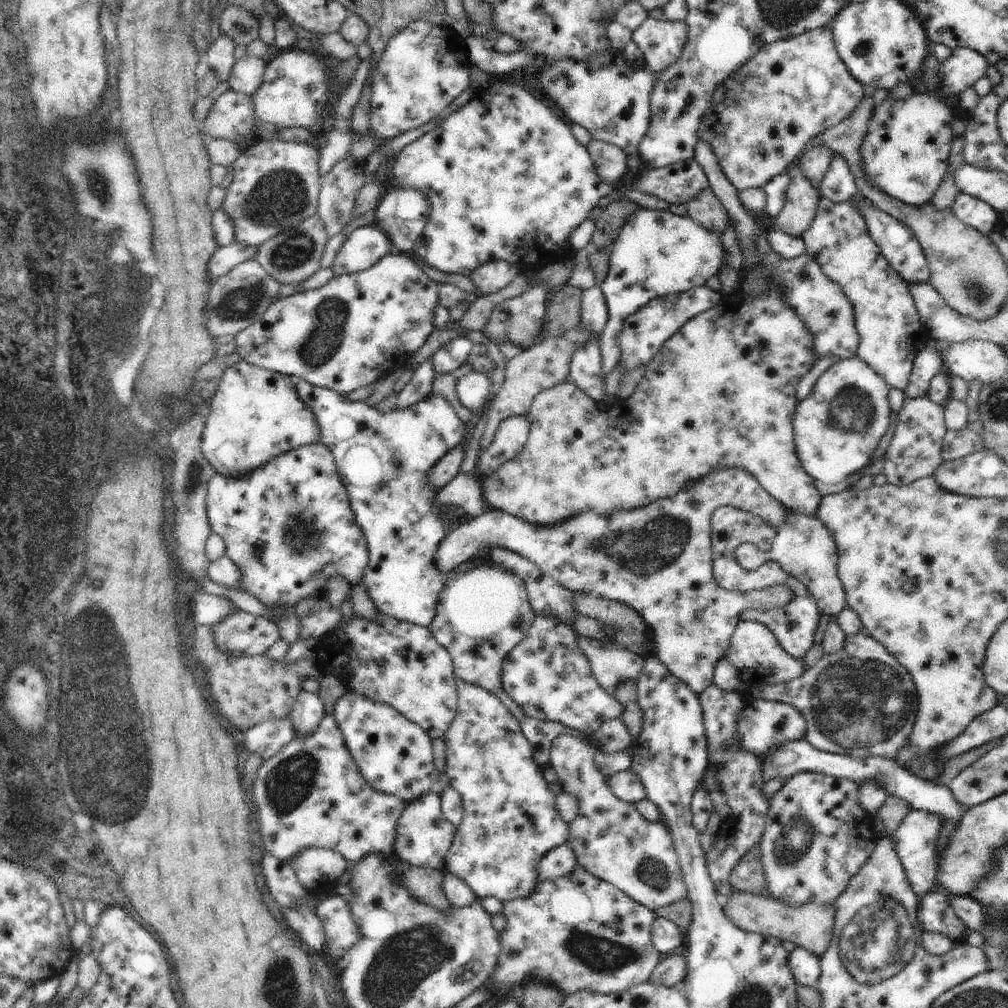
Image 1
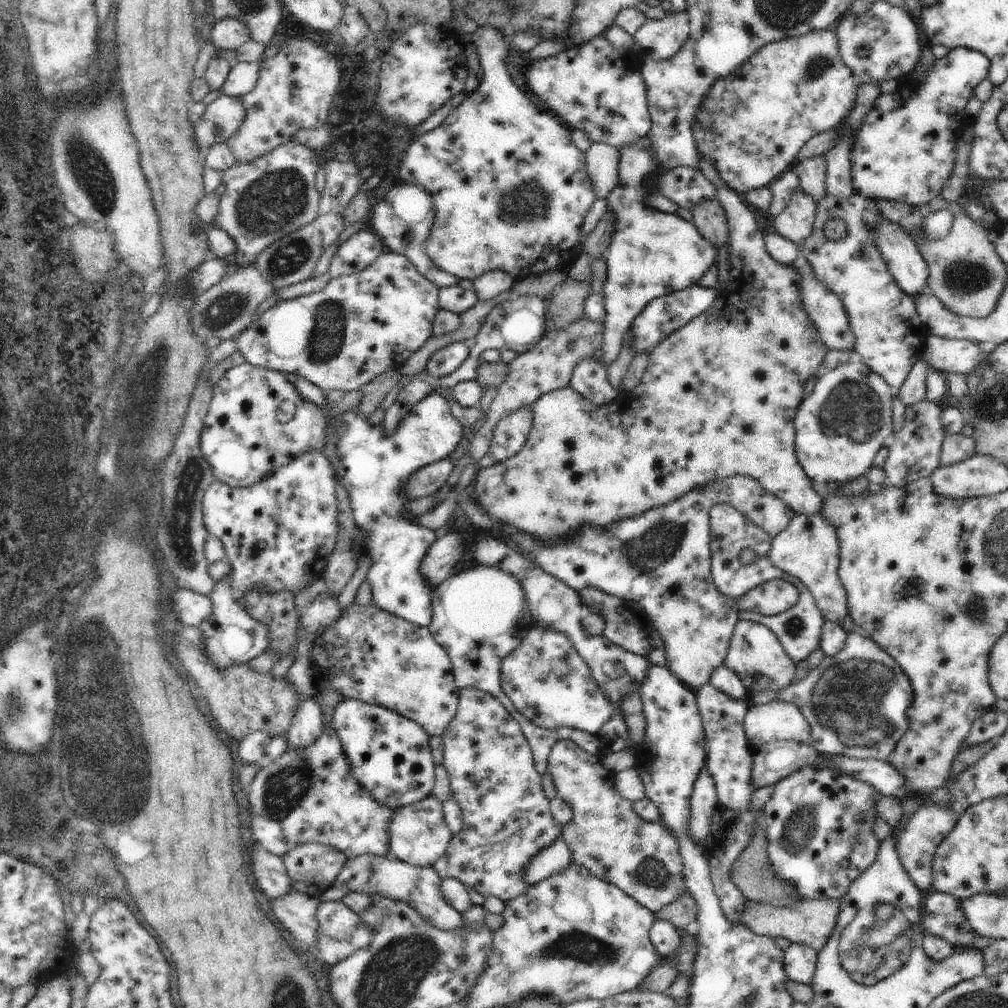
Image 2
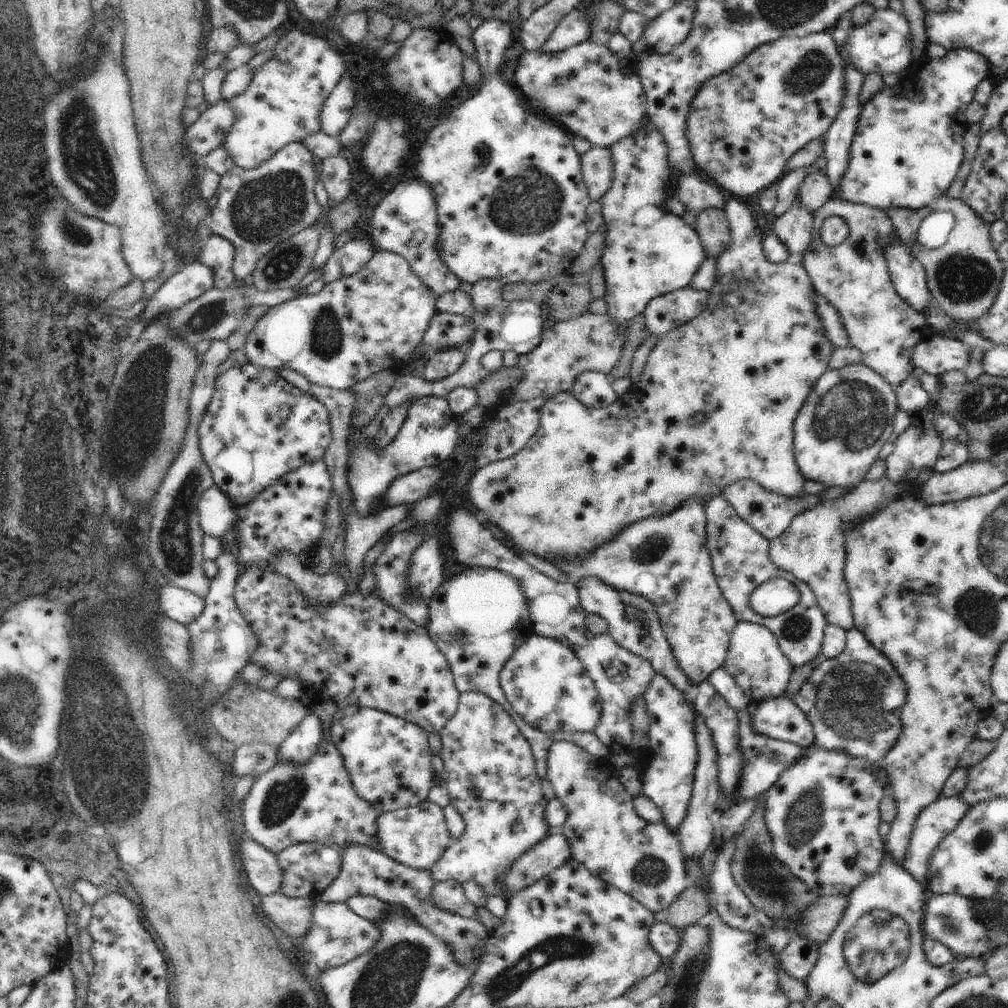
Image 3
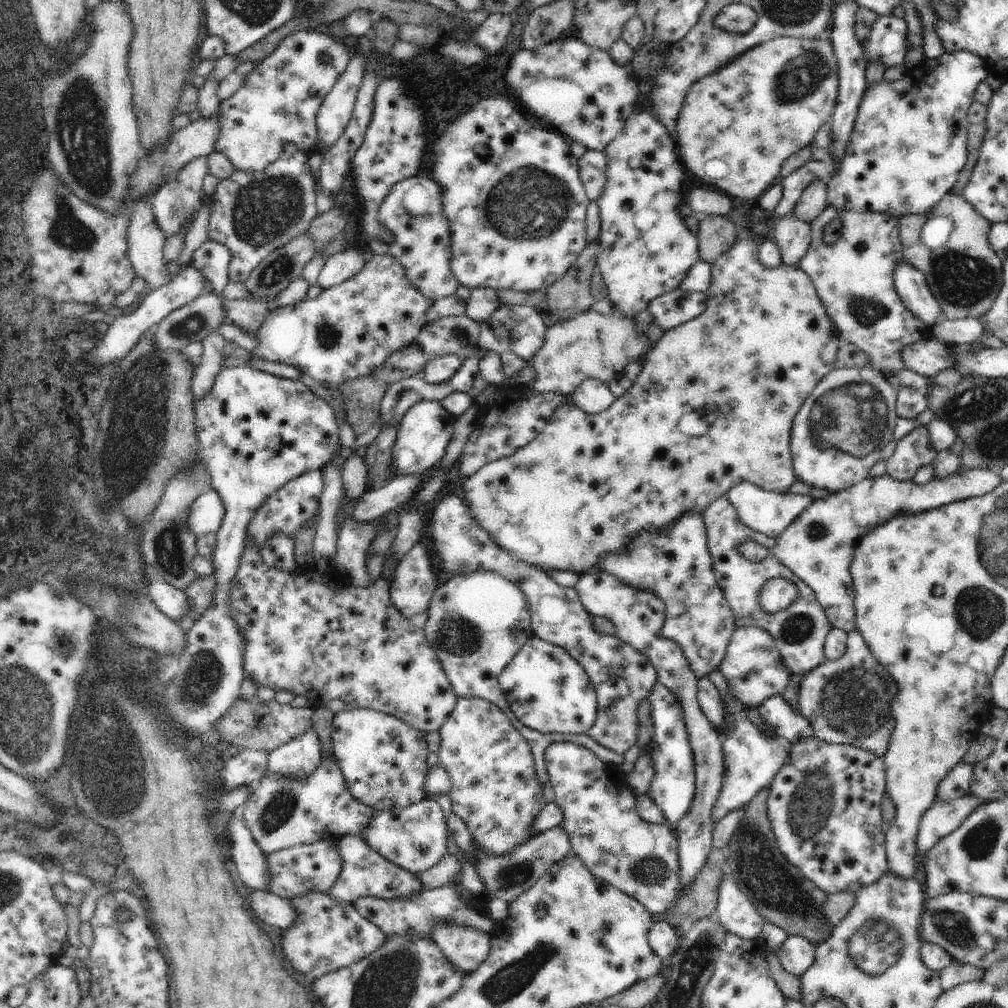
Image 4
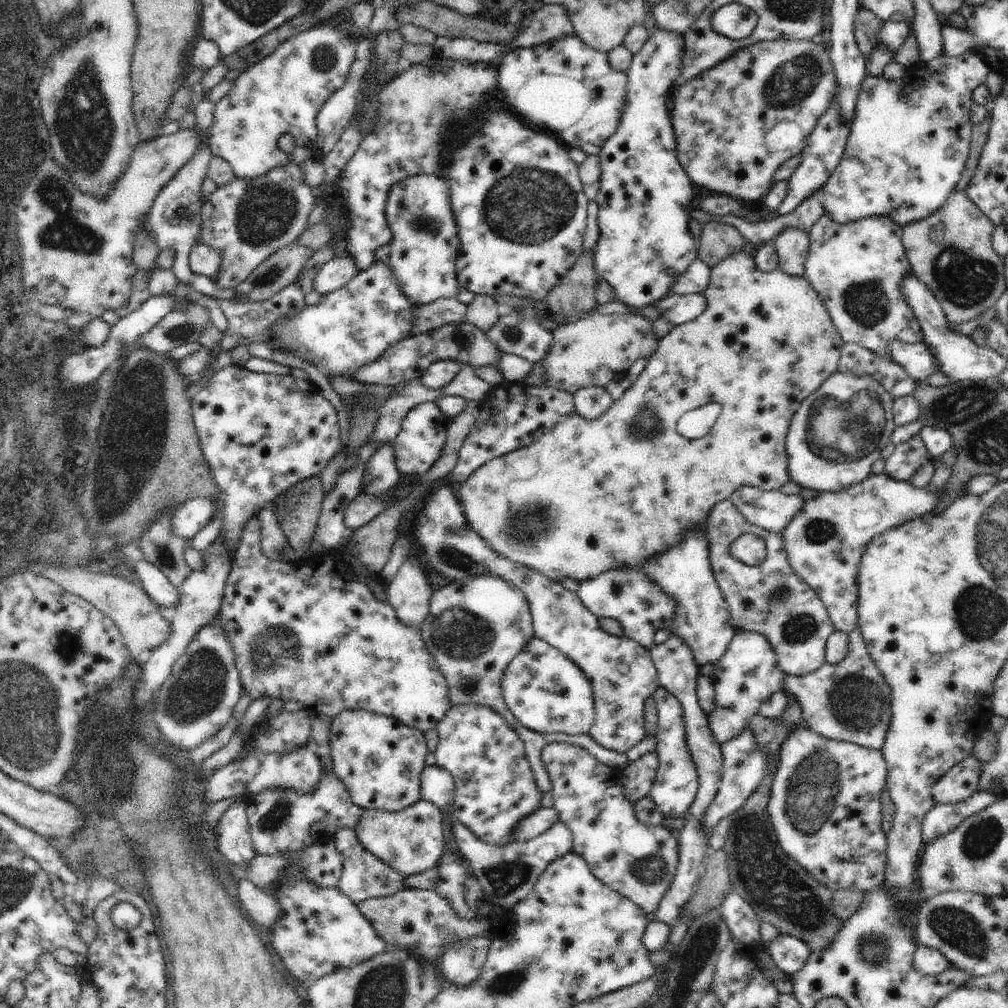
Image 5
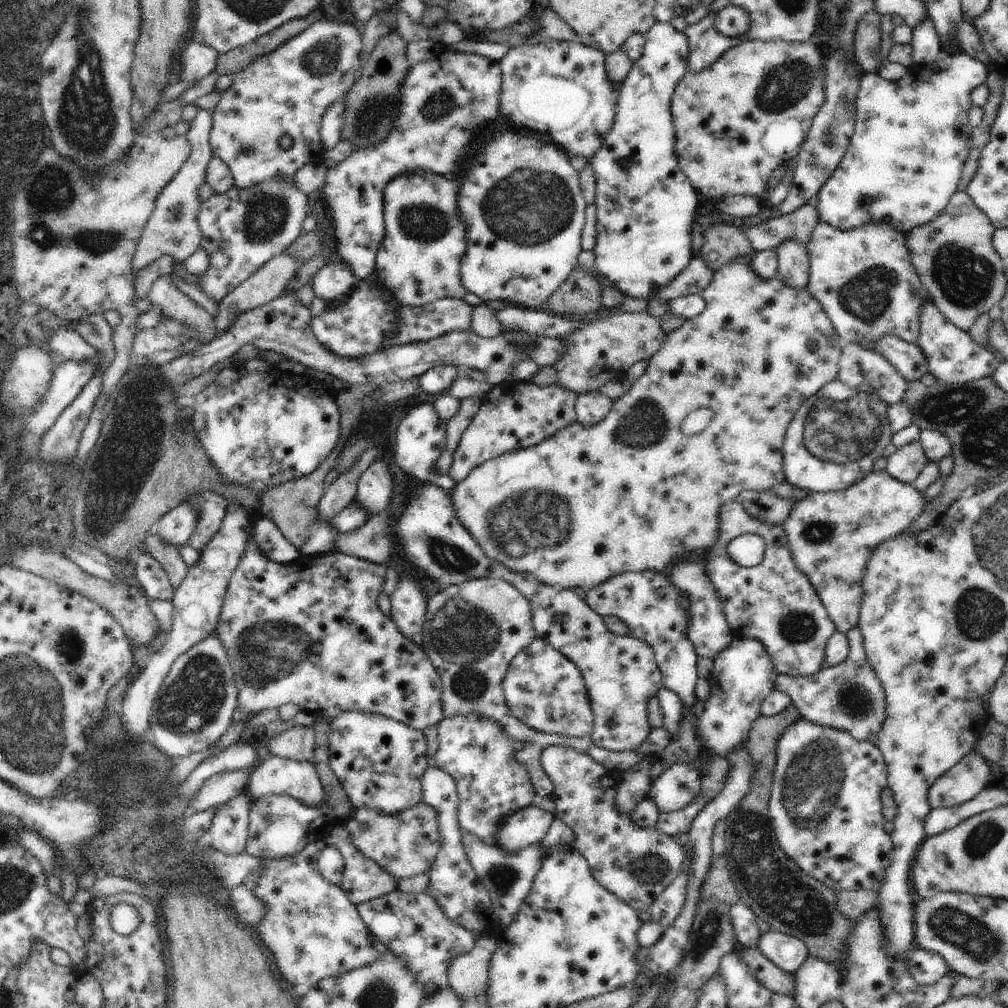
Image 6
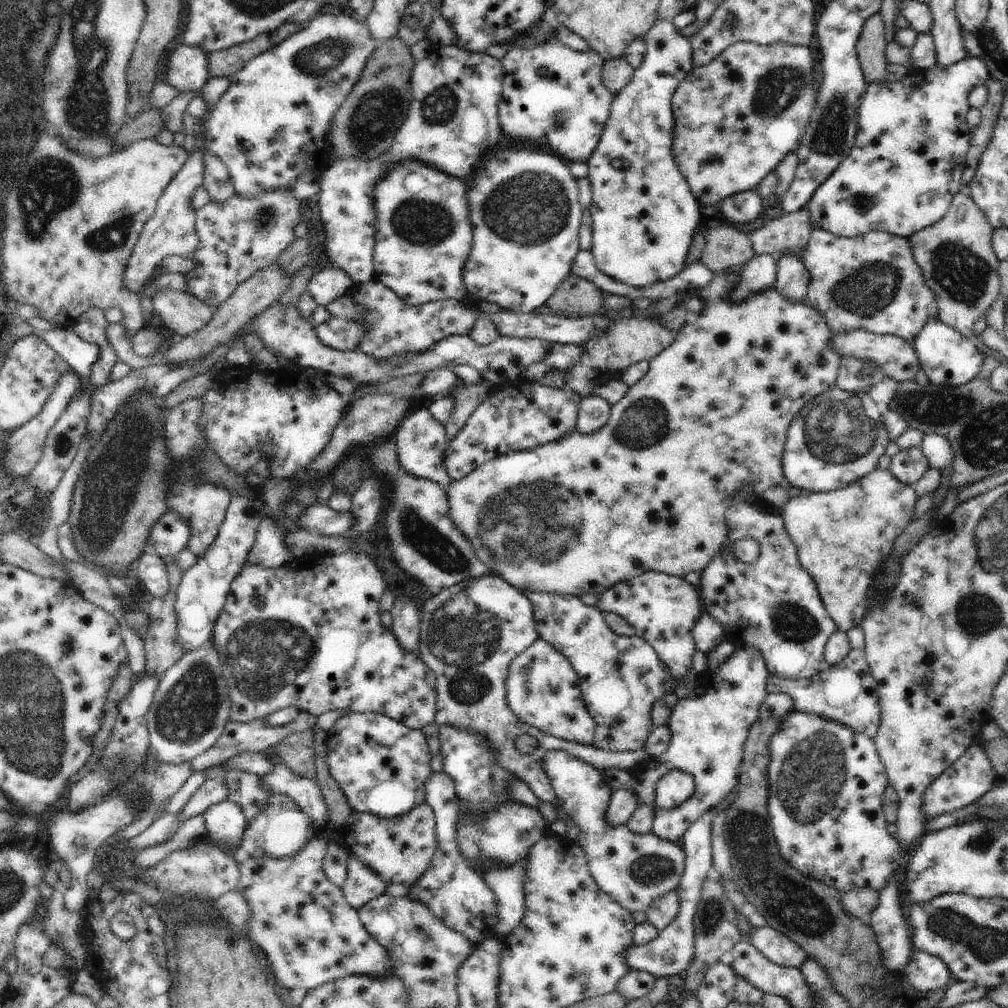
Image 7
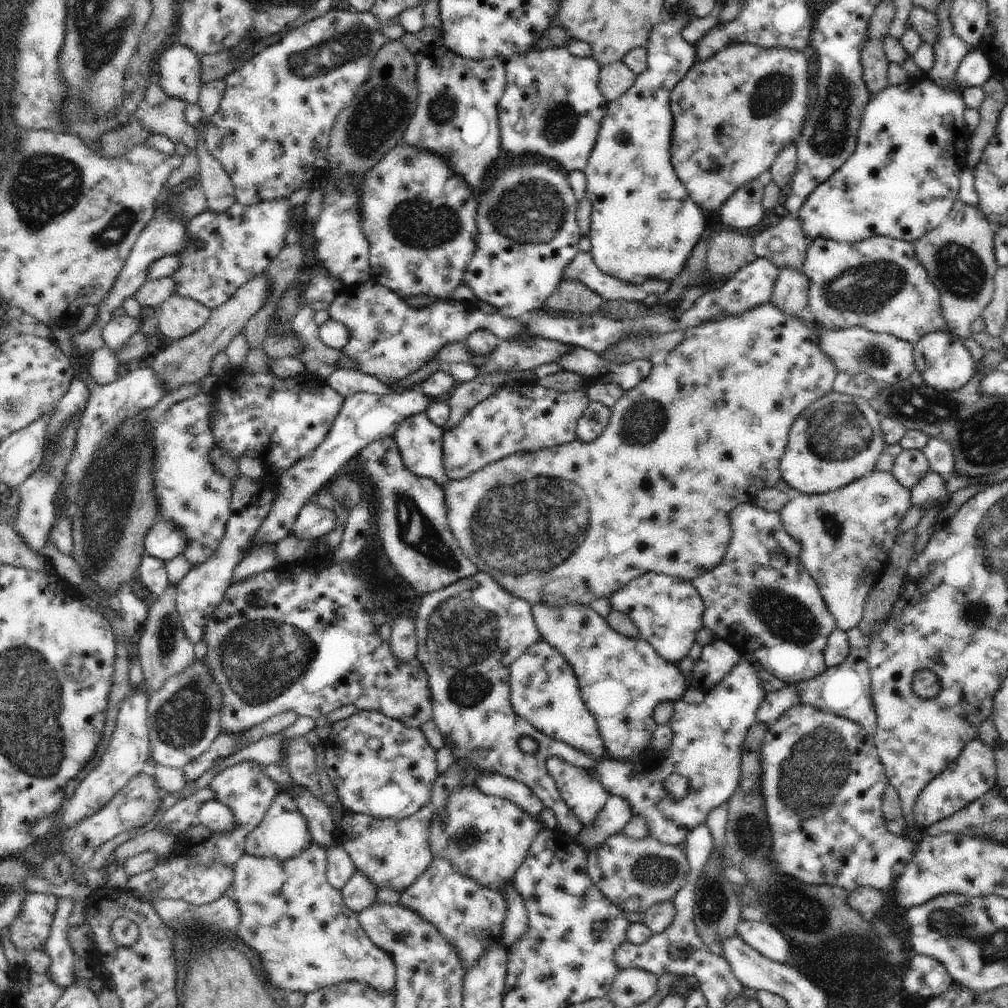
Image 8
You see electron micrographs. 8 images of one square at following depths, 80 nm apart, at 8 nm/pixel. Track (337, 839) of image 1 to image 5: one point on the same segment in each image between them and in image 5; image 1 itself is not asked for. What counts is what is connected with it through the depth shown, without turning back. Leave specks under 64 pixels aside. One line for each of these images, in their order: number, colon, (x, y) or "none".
2: (307, 796)
3: (289, 804)
4: (281, 813)
5: (281, 821)

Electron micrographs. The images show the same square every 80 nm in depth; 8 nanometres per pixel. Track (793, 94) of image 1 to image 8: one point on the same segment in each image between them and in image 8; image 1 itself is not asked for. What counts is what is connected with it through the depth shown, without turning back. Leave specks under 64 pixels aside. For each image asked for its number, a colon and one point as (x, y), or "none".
2: (754, 121)
3: (743, 126)
4: (737, 126)
5: (735, 124)
6: (736, 121)
7: (735, 119)
8: (733, 113)

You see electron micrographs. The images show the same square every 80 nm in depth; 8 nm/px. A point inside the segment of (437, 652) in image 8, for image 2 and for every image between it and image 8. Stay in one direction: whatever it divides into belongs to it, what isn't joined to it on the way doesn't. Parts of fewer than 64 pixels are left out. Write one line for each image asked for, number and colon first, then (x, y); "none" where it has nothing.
2: (480, 615)
3: (478, 618)
4: (464, 610)
5: (474, 628)
6: (473, 630)
7: (486, 618)

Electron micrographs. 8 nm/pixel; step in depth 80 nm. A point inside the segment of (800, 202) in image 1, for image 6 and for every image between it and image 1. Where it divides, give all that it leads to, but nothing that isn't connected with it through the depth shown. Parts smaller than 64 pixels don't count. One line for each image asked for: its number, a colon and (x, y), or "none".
2: (795, 222)
3: (795, 228)
4: (793, 237)
5: (792, 245)
6: (793, 263)

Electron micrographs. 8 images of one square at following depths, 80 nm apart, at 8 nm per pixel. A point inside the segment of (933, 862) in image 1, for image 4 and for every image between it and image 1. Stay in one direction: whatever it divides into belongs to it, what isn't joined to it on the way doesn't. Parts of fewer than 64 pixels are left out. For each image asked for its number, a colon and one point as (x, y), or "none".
2: (929, 825)
3: (937, 820)
4: (942, 818)

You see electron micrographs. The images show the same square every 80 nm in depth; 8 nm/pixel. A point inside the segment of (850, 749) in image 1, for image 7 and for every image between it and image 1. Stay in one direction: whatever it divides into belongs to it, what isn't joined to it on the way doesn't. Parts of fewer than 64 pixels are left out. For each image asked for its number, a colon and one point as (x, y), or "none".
2: (855, 702)
3: (852, 701)
4: (847, 701)
5: (850, 701)
6: (849, 697)
7: (846, 692)

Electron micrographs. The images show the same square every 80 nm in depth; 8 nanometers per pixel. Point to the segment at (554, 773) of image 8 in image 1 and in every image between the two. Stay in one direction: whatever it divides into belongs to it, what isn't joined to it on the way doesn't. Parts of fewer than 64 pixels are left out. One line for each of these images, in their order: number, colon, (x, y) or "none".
1: (610, 838)
2: (606, 835)
3: (644, 860)
4: (641, 859)
5: (639, 861)
6: (637, 865)
7: (633, 869)

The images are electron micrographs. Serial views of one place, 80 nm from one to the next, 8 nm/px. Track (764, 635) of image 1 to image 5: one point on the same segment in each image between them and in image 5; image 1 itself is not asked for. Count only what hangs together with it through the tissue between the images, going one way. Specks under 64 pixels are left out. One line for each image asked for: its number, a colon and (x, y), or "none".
2: (754, 651)
3: (754, 658)
4: (754, 670)
5: (747, 674)

